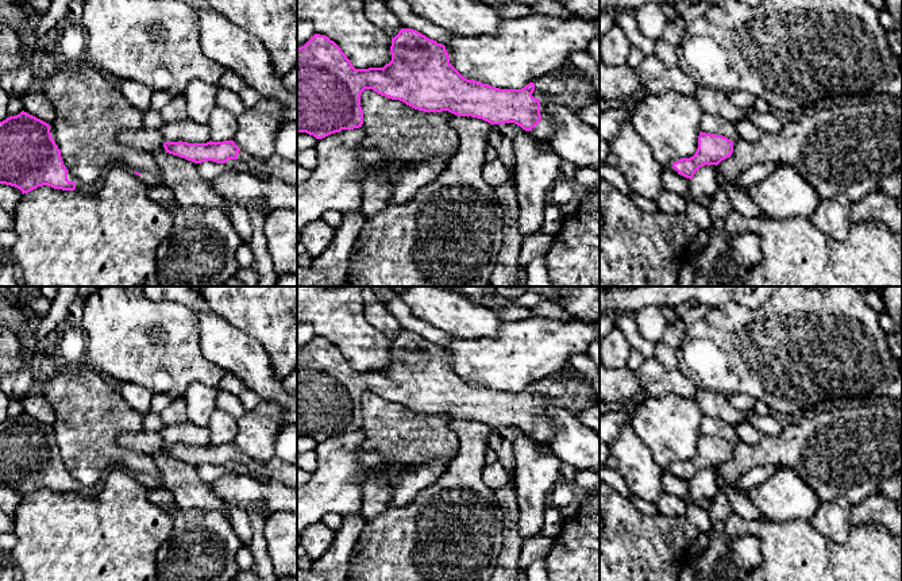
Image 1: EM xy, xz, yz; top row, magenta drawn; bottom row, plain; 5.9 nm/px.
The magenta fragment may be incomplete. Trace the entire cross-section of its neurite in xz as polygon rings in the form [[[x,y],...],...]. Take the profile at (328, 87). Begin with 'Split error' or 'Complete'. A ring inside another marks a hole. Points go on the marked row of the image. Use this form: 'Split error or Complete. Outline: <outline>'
Split error. Outline: [[[401,28],[392,38],[392,61],[383,68],[355,69],[342,49],[325,35],[315,34],[297,49],[297,134],[307,132],[316,139],[363,124],[361,95],[373,89],[381,96],[400,100],[424,112],[448,111],[458,116],[482,119],[490,124],[514,123],[536,138],[550,142],[556,124],[548,115],[550,104],[568,108],[577,116],[587,103],[598,101],[591,81],[578,68],[563,74],[551,73],[521,89],[500,89],[465,78],[451,64],[446,46],[410,28]]]

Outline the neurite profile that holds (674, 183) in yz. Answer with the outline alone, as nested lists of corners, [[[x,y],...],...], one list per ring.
[[[667,166],[662,172],[663,188],[671,193],[679,195],[682,197],[690,196],[691,180],[686,178],[678,173],[674,173]]]

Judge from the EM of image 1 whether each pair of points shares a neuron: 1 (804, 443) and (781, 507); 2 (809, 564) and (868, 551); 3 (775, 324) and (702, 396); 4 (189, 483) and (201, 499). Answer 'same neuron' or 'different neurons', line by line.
1: different neurons
2: same neuron
3: different neurons
4: same neuron

